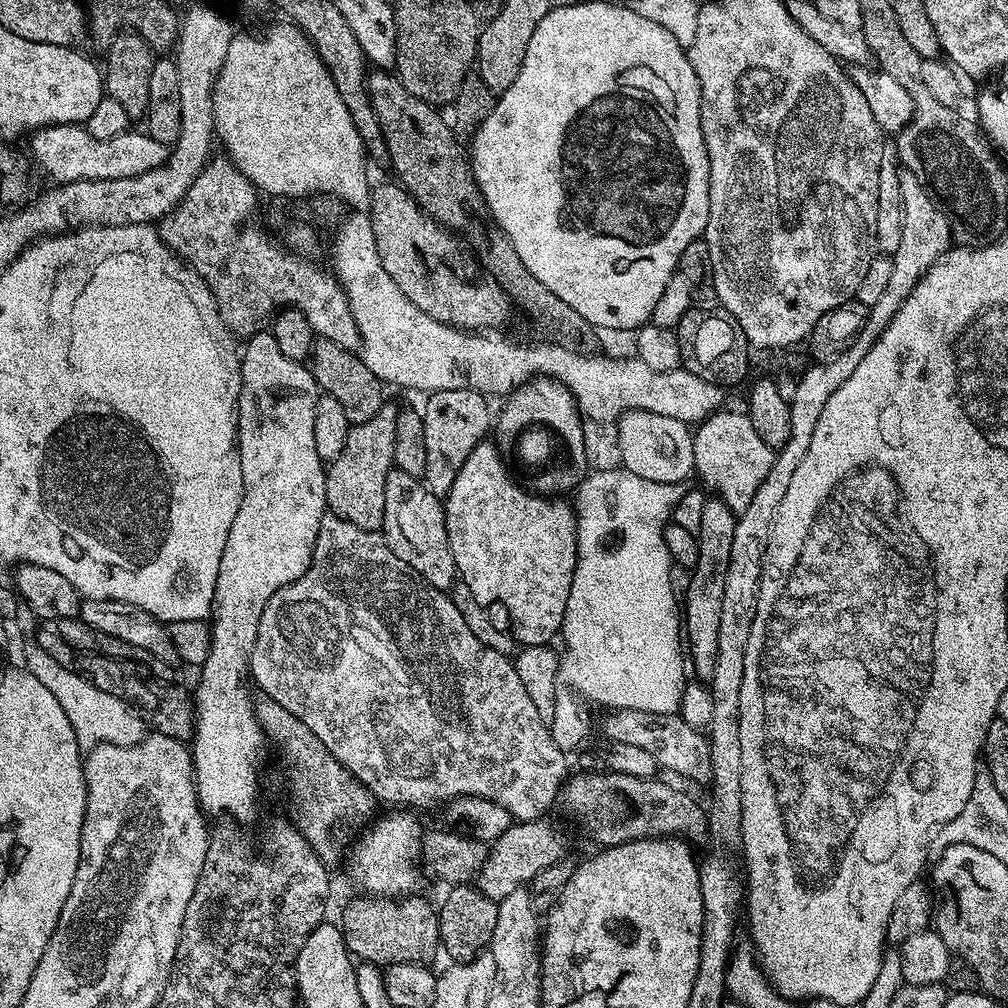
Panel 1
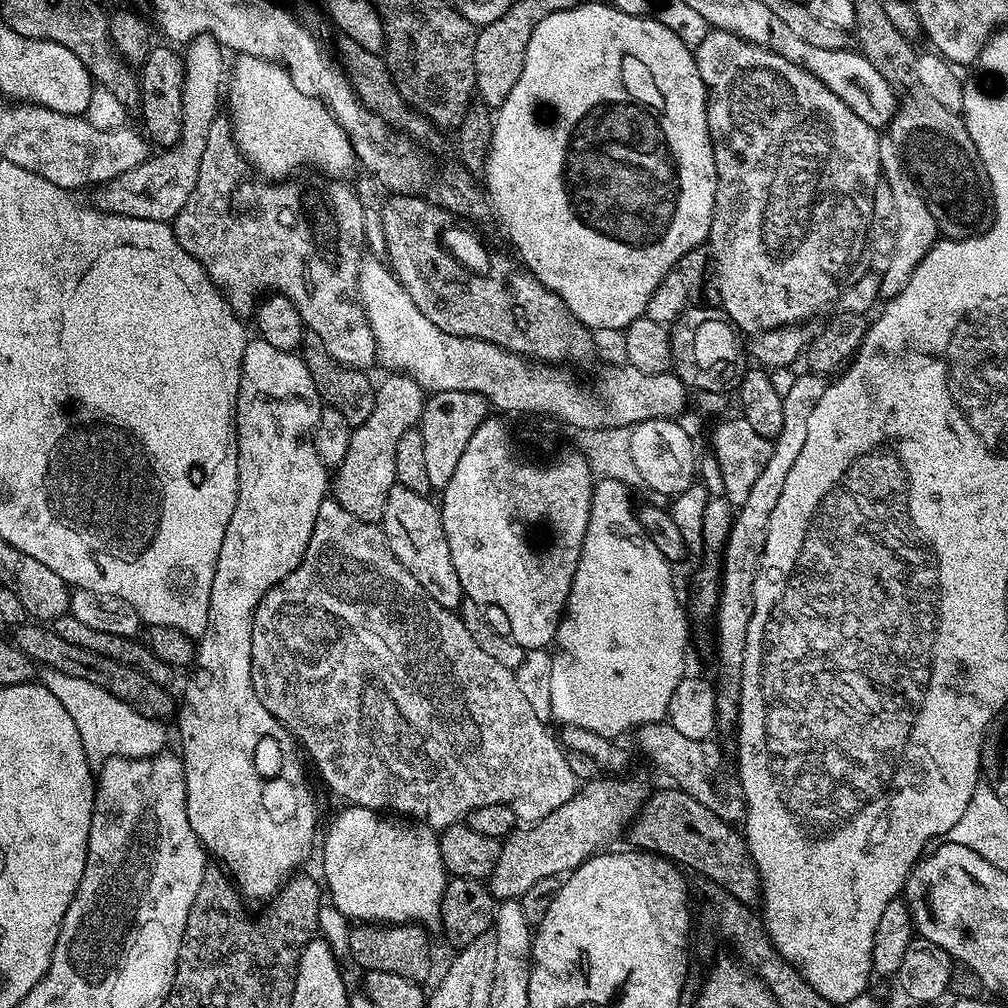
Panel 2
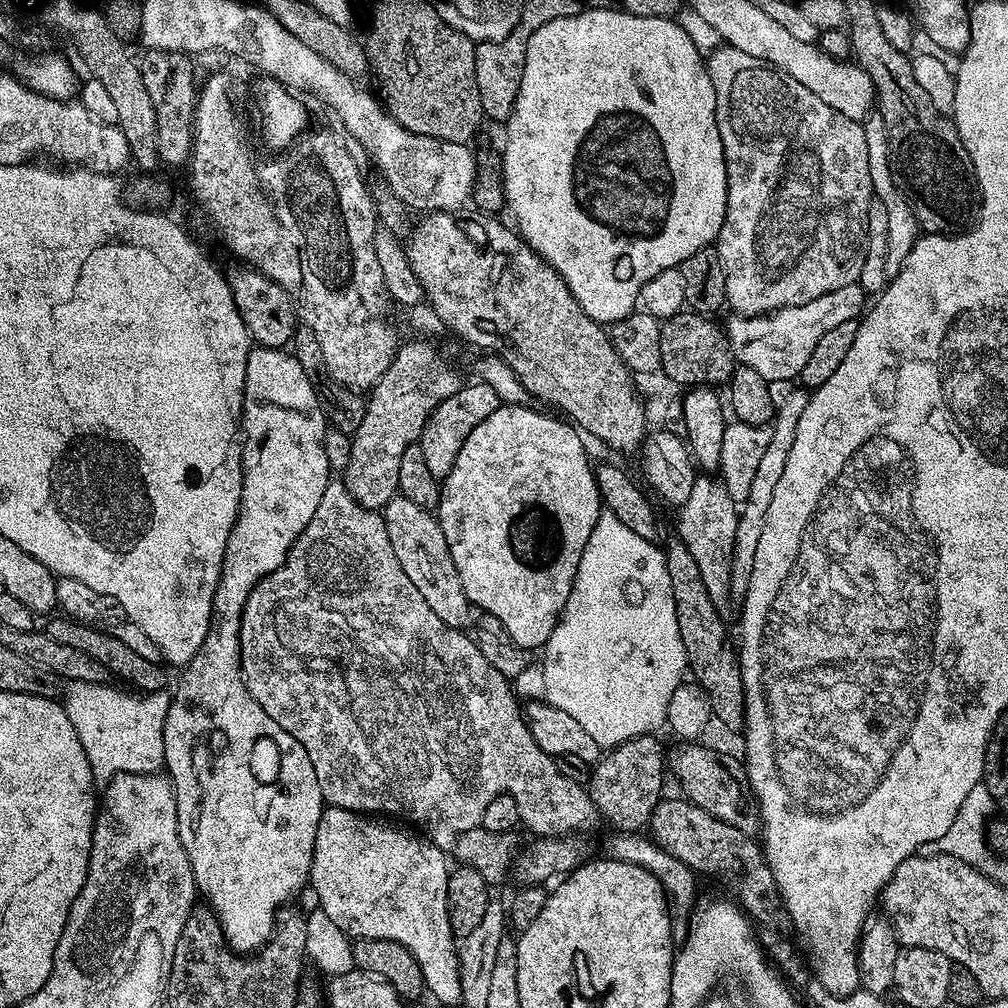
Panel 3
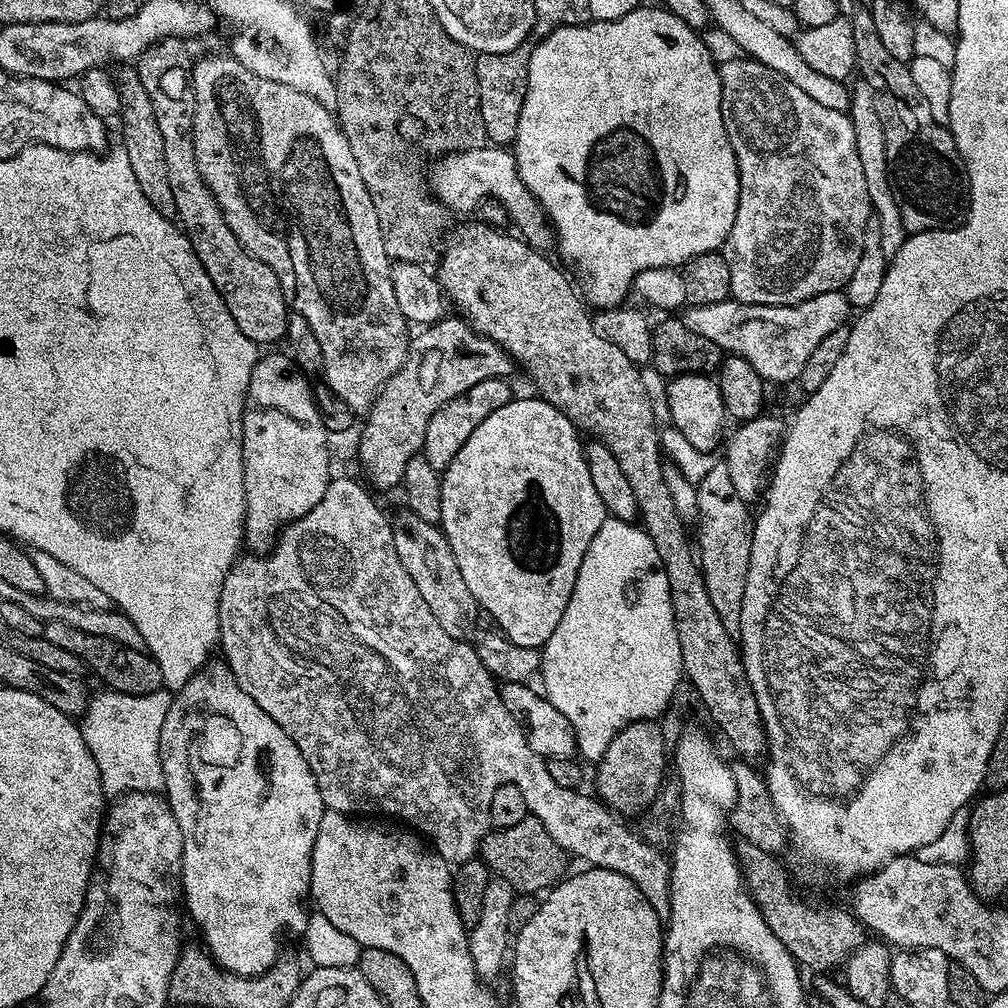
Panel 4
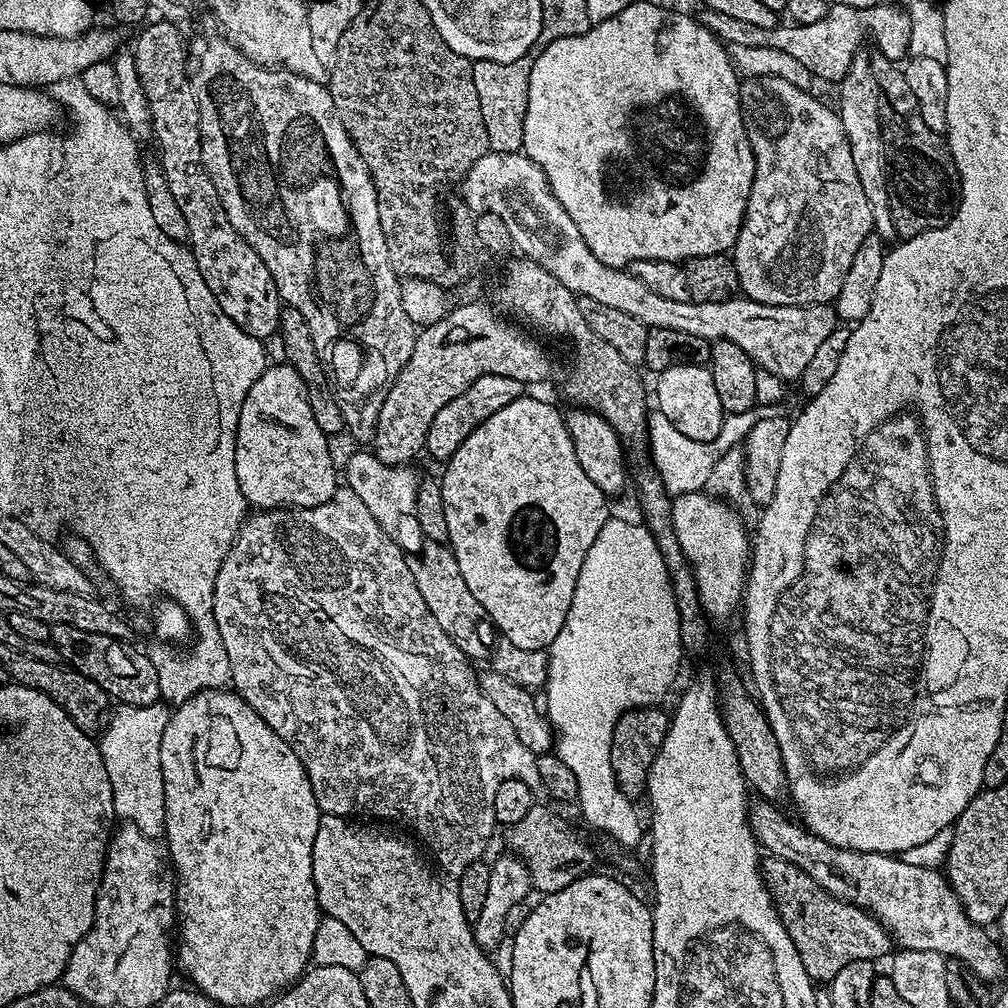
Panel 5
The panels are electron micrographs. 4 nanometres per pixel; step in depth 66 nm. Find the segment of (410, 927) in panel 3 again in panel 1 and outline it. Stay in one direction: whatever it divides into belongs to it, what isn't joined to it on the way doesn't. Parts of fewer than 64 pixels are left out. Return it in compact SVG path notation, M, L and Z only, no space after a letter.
M392 810L389 812L392 813L389 816L382 817L381 820L374 821L364 833L361 831L355 837L354 843L350 848L350 858L352 854L352 861L349 862L348 868L352 871L352 876L356 879L357 886L364 891L361 893L367 894L372 898L403 898L415 893L417 891L416 879L422 876L421 869L417 864L420 855L422 827L420 828L419 822L411 816L411 814L413 815L411 811Z

